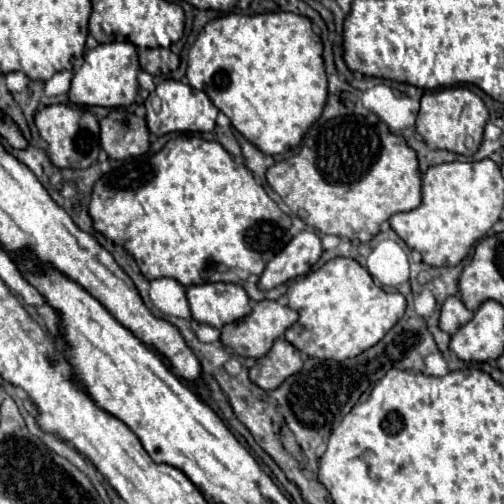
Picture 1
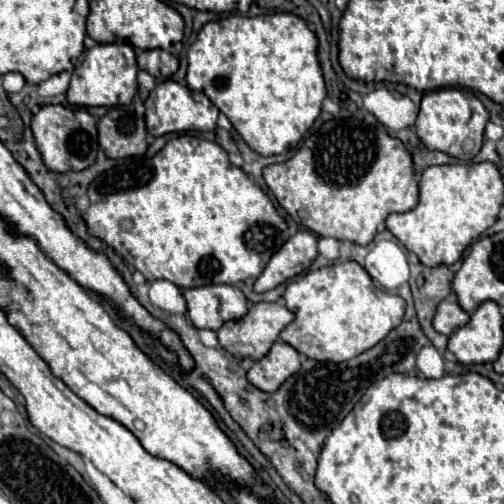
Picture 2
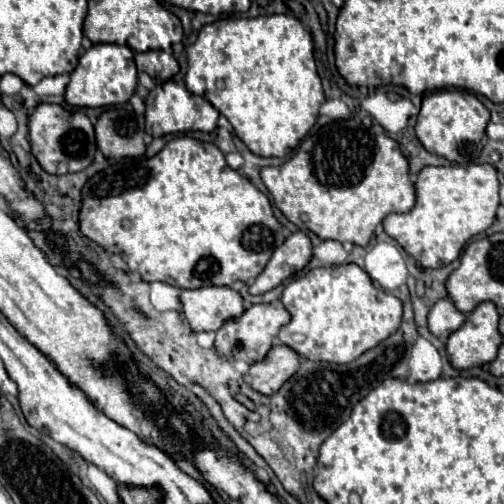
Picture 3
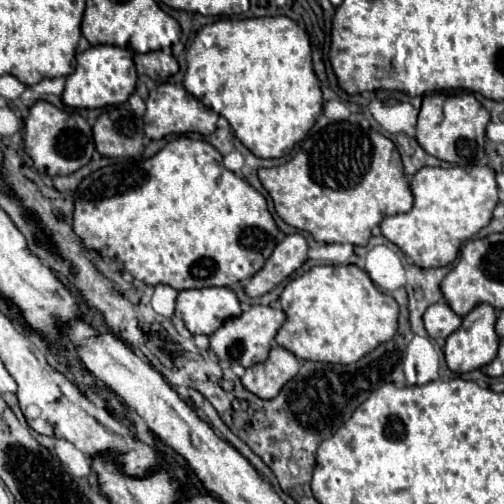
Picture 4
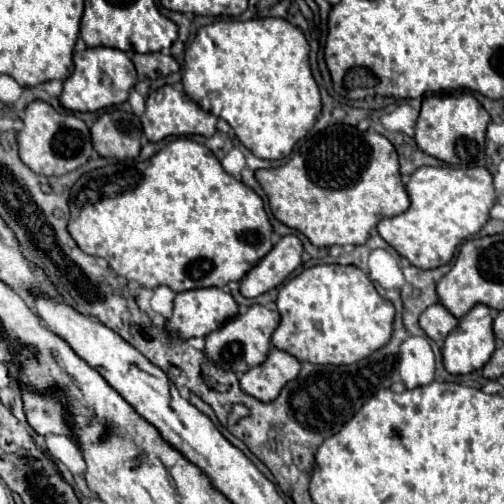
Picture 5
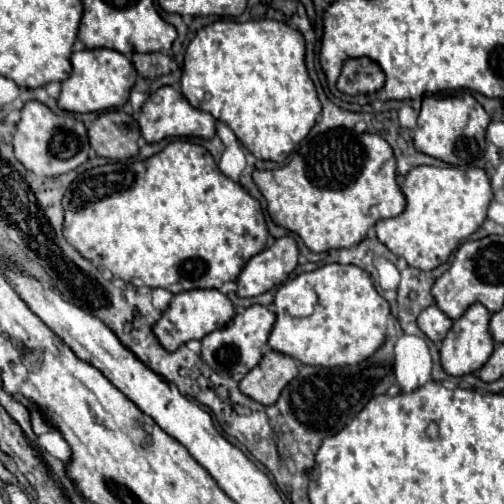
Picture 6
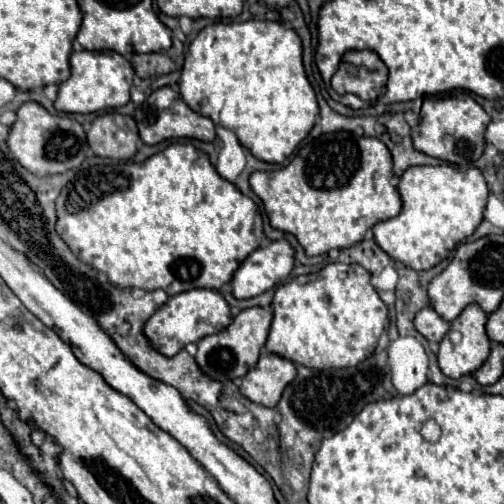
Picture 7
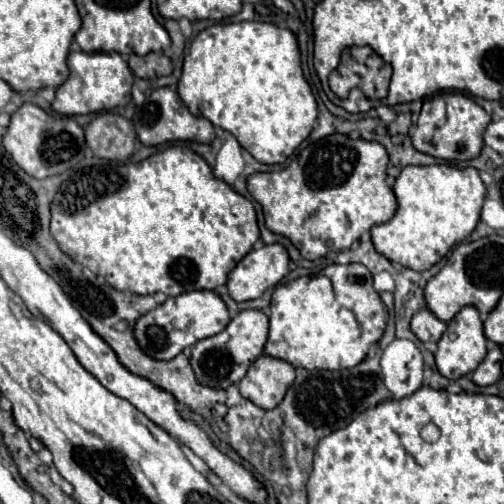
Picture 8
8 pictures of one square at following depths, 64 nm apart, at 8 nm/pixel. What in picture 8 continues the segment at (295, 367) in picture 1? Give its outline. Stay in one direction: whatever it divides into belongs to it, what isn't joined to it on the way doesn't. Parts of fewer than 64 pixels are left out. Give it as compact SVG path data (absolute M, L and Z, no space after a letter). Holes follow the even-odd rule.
M262 354L240 380L238 390L244 398L260 408L276 408L290 384L294 382L294 366Z

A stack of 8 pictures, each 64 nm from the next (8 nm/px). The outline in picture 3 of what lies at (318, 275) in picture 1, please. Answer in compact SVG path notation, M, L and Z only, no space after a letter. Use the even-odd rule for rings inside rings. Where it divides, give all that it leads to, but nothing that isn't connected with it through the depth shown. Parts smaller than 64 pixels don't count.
M358 264L324 266L306 272L284 288L282 304L292 318L278 332L278 340L296 354L318 362L348 364L392 336L402 320L402 302L378 290Z

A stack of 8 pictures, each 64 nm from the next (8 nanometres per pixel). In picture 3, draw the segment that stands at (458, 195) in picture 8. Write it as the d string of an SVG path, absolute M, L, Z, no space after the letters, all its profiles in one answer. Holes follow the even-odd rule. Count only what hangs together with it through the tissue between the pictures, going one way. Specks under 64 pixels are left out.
M453 163L450 166L422 168L416 182L414 182L416 206L406 214L386 216L382 222L384 232L390 238L394 238L406 250L406 254L410 254L422 268L442 268L460 256L460 250L464 248L464 244L472 236L484 232L494 222L494 214L496 214L496 208L500 204L498 186L500 186L498 174L496 174L496 168L492 164L460 166L460 164Z

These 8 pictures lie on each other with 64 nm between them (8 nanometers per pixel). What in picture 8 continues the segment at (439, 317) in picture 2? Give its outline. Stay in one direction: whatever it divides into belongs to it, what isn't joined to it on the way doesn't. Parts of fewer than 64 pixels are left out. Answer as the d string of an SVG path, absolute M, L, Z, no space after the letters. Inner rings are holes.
M422 308L414 318L412 318L412 332L422 340L422 342L438 342L442 334L446 332L446 324L438 320L430 310Z

